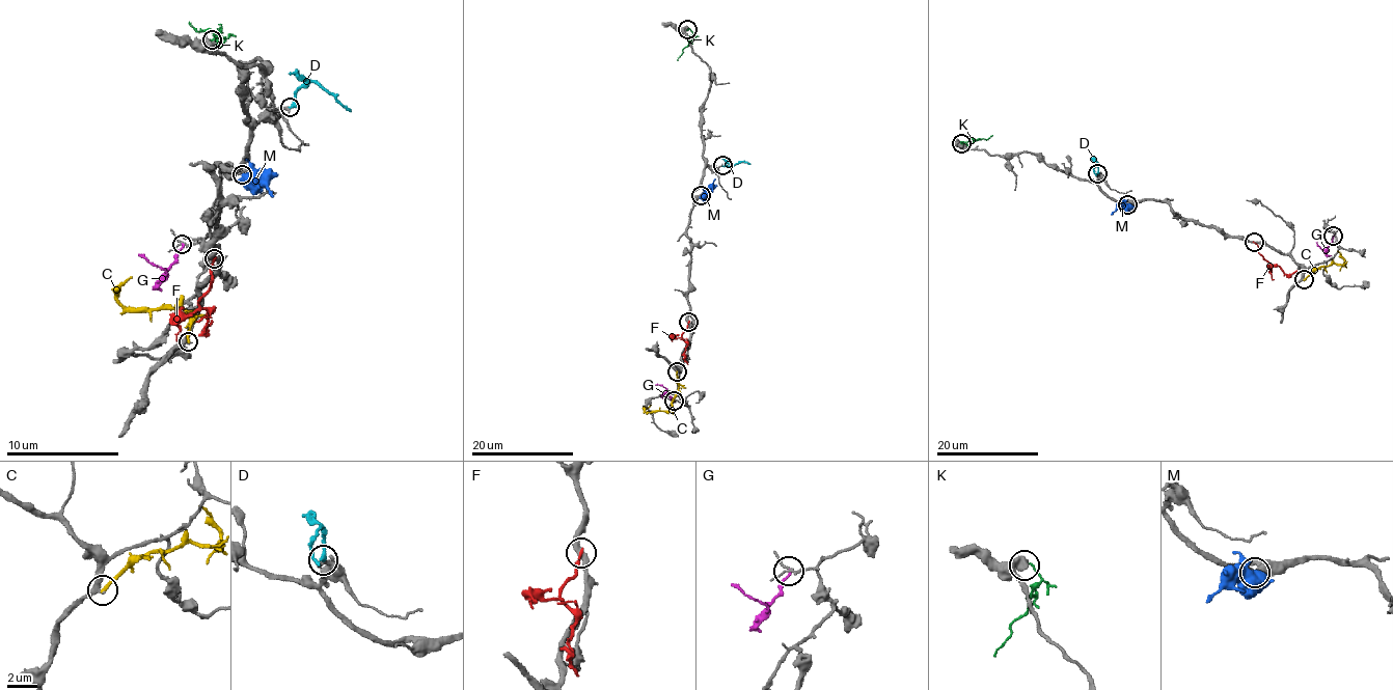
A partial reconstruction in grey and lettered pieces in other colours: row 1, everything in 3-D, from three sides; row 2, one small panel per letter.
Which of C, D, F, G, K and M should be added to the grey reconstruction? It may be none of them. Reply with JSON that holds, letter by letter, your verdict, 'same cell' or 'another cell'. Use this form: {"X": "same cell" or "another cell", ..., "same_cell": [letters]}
{"C": "another cell", "D": "same cell", "F": "another cell", "G": "another cell", "K": "another cell", "M": "another cell", "same_cell": ["D"]}

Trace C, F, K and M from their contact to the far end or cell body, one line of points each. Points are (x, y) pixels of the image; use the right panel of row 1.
C: (1304, 280), (1317, 269), (1332, 264), (1343, 265), (1337, 251)
F: (1254, 242), (1260, 254), (1286, 274), (1295, 270)
K: (961, 143), (970, 144), (992, 135)
M: (1127, 203), (1122, 203), (1111, 214)

